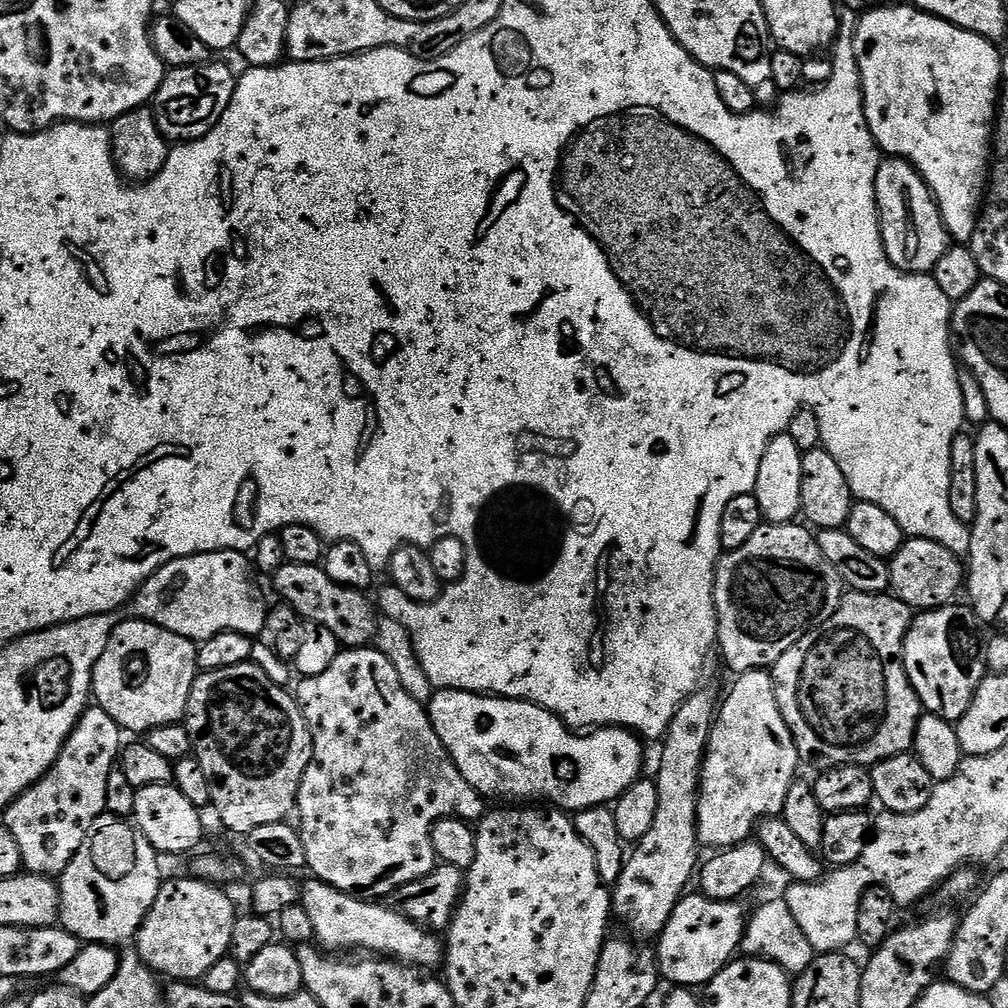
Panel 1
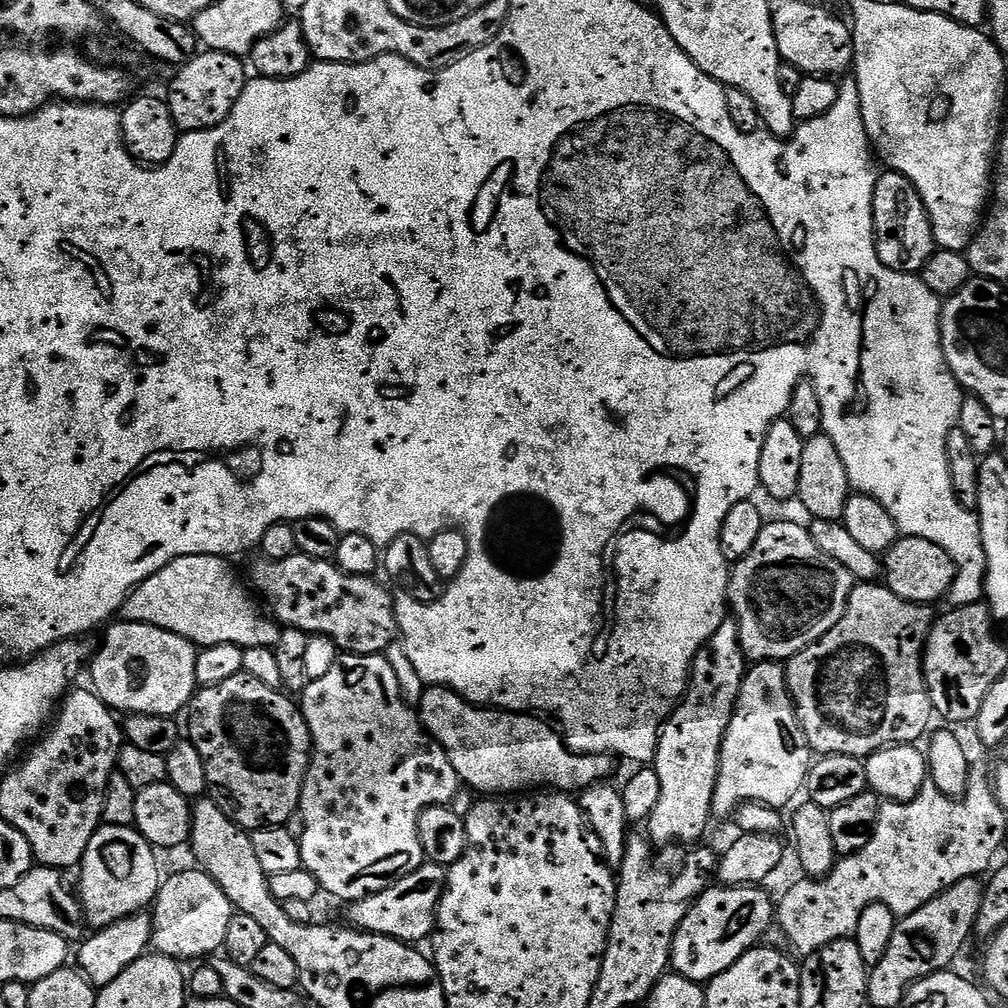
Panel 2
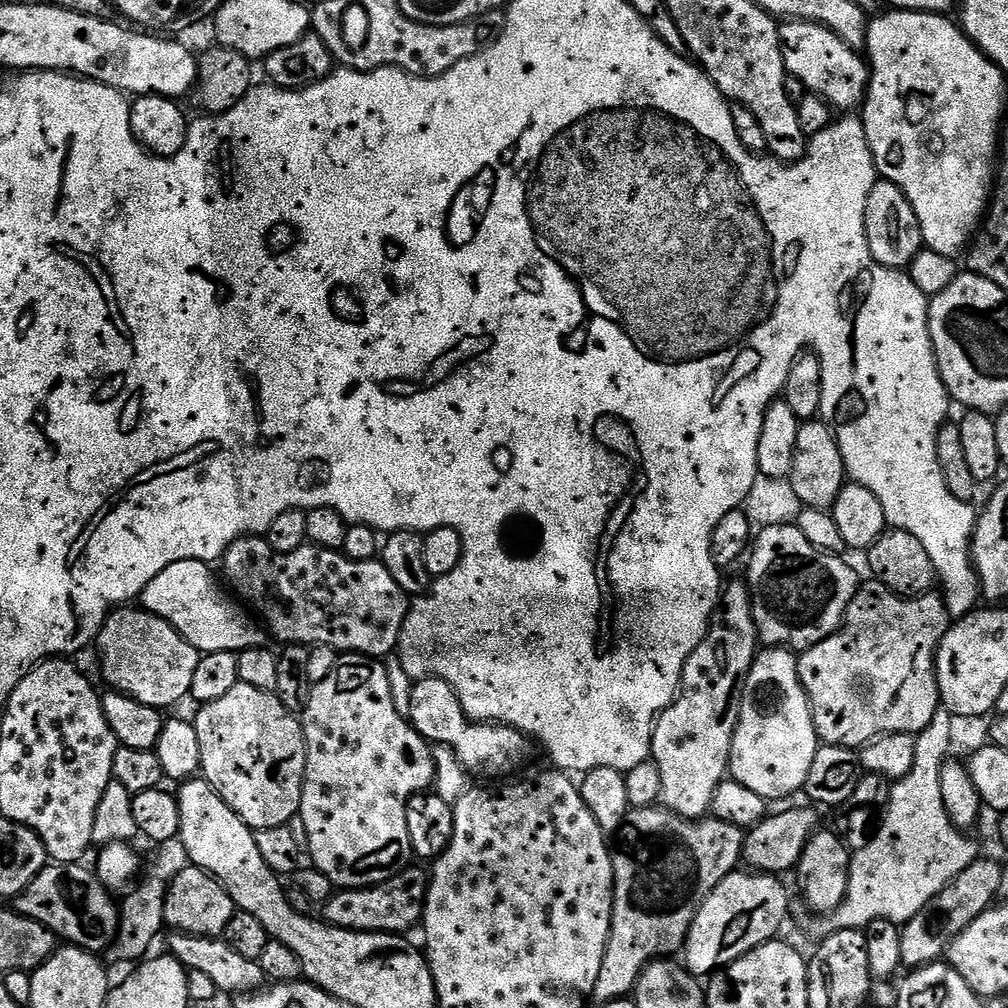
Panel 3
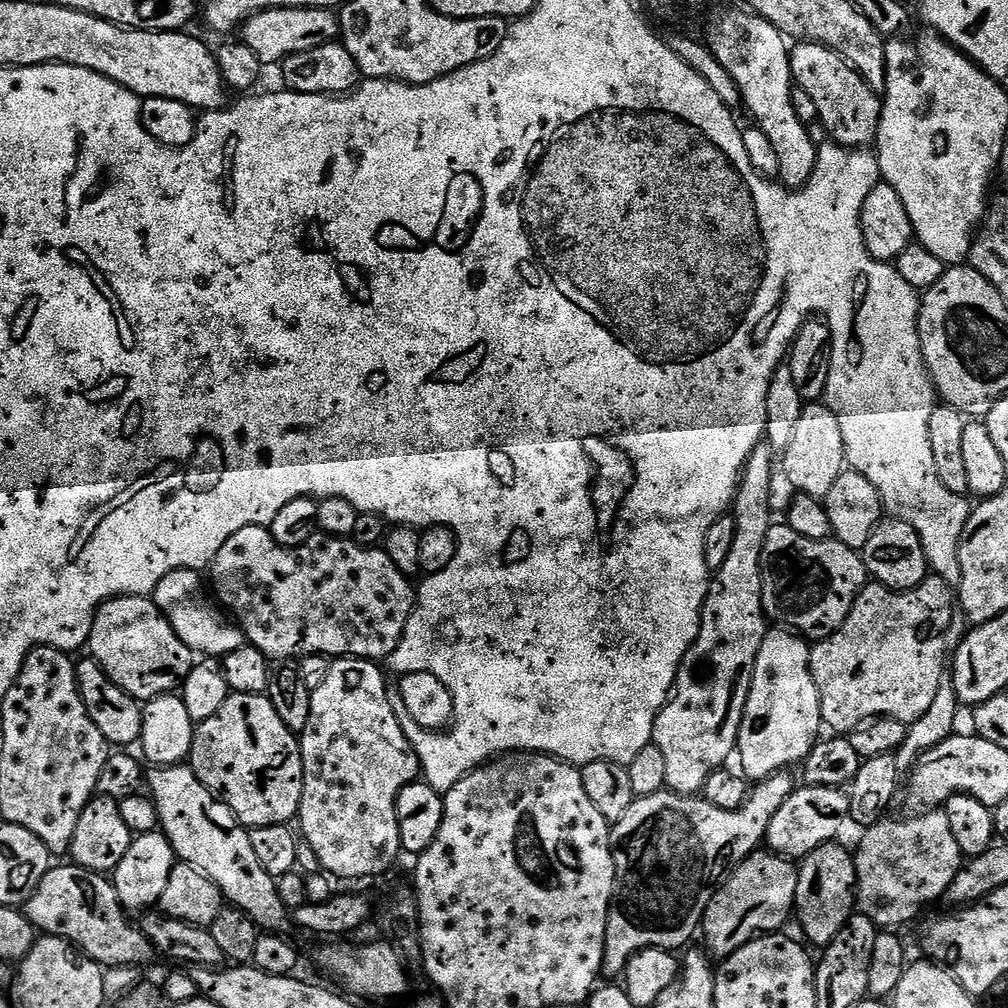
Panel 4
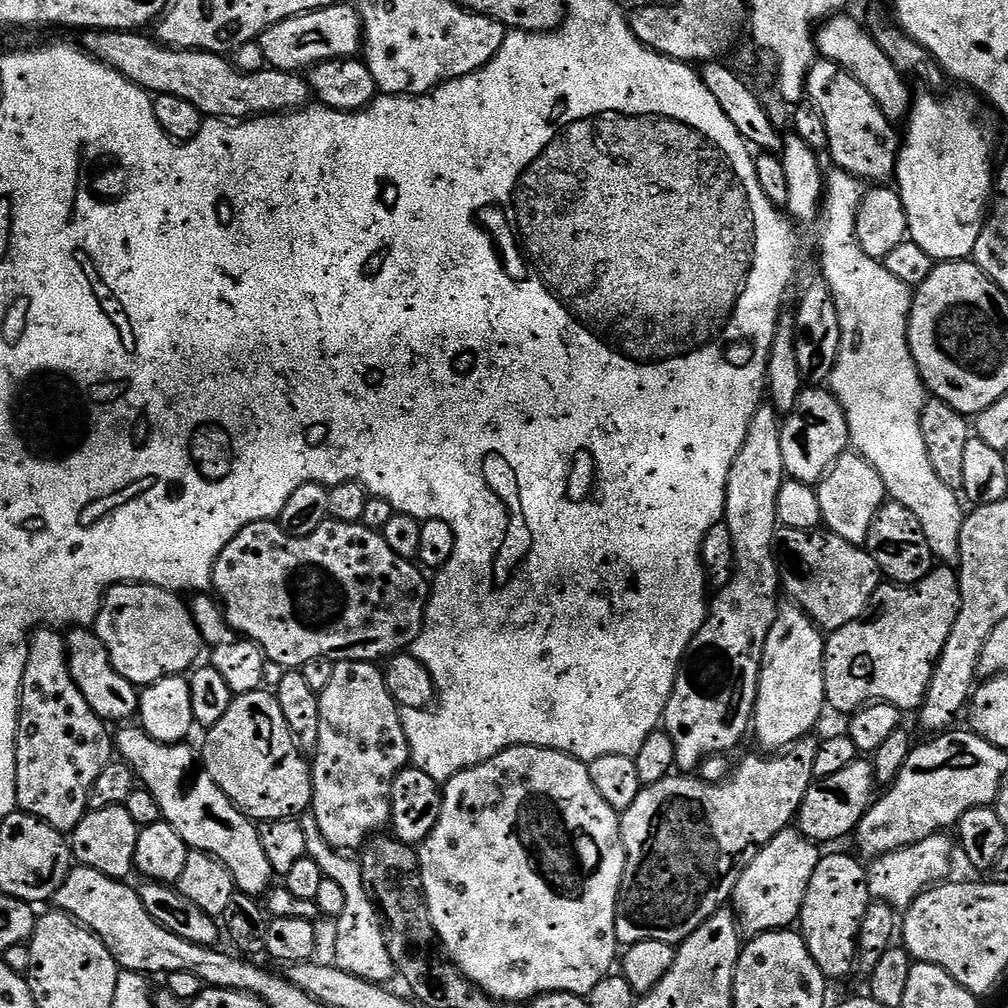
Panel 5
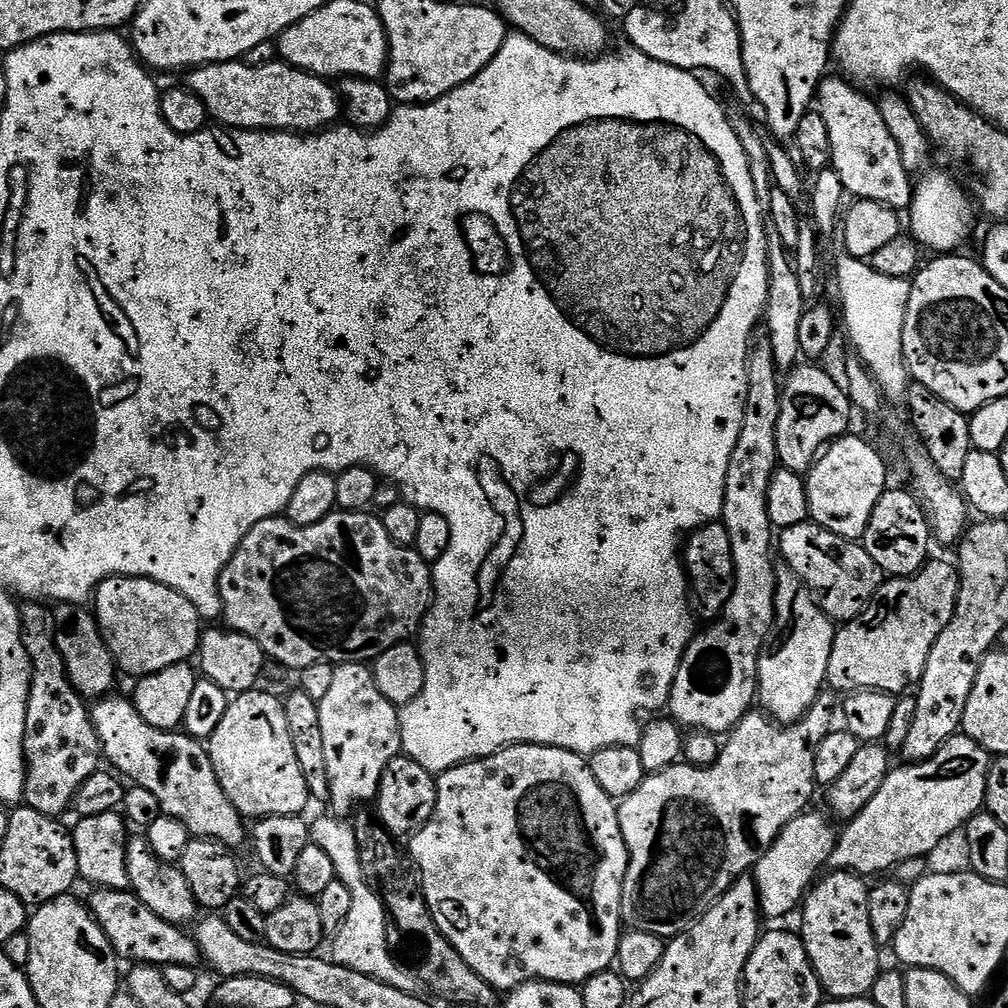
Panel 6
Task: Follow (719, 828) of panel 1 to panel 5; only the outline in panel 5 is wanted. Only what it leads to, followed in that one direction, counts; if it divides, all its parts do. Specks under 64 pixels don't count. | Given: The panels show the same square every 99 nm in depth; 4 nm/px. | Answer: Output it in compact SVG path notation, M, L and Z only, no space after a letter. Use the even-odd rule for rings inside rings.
M788 602L776 613L774 626L770 626L770 634L766 638L766 646L760 663L760 681L756 691L756 708L752 711L751 731L756 732L756 740L769 753L776 754L781 750L791 749L792 745L804 739L813 731L812 727L826 712L824 699L824 642L821 629L813 624L797 604Z

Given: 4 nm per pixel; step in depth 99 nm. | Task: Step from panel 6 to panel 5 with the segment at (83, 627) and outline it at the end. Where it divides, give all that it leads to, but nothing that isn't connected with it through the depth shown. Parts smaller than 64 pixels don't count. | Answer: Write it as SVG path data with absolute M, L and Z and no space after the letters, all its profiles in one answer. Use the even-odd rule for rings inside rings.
M72 628L65 635L65 655L68 657L68 669L71 677L74 678L75 685L82 691L82 696L86 698L86 702L90 706L90 710L94 710L94 714L100 720L105 722L113 722L112 720L124 720L120 722L128 722L128 720L137 715L140 711L140 692L137 685L131 684L126 678L122 678L122 674L118 674L118 670L114 670L114 666L110 662L110 654L106 650L106 646L102 646L102 642L97 638L95 631L88 628Z

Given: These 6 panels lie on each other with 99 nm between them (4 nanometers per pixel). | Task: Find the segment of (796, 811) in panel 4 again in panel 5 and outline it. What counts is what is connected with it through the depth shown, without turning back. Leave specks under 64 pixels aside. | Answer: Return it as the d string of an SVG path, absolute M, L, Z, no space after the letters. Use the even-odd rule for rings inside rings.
M858 758L850 762L846 770L838 770L838 774L830 774L830 778L816 780L810 785L796 814L795 827L799 828L806 839L820 846L825 846L824 844L830 843L831 840L840 840L843 836L851 837L868 809L872 807L872 790L876 790L877 786L871 759Z

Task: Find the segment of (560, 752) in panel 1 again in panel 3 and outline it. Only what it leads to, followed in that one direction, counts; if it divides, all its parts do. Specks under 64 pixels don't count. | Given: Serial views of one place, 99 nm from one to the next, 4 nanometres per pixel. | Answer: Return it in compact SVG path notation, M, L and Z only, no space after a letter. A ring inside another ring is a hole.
M420 678L413 683L407 719L425 740L452 751L472 774L485 772L488 776L500 776L503 772L512 772L519 766L520 759L534 749L533 741L517 728L468 719L456 692L445 680Z

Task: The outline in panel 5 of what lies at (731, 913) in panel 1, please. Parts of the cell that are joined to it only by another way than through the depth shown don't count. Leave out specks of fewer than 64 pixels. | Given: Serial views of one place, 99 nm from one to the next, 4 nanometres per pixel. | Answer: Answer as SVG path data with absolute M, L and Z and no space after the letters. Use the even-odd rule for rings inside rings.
M789 826L770 841L762 851L746 866L742 878L738 878L734 893L734 915L739 923L741 933L751 938L760 935L761 932L774 932L788 930L799 921L800 911L806 898L806 890L810 886L810 878L814 878L814 870L818 866L822 852L813 841L801 834L799 828Z

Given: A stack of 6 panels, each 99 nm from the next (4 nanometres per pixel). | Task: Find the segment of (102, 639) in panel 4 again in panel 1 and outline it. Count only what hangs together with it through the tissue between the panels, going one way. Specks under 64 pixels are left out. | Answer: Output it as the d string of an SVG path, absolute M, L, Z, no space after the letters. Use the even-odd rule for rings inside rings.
M147 618L121 619L94 666L92 696L125 733L147 734L158 726L183 721L197 675L198 648L193 641L151 624Z

